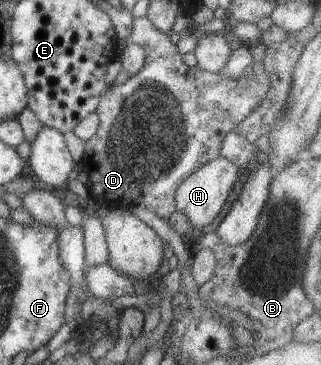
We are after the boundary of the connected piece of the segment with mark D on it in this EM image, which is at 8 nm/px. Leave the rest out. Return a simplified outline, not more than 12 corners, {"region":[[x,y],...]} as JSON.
{"region":[[132,17],[143,66],[108,86],[87,201],[167,222],[175,189],[259,104]]}

